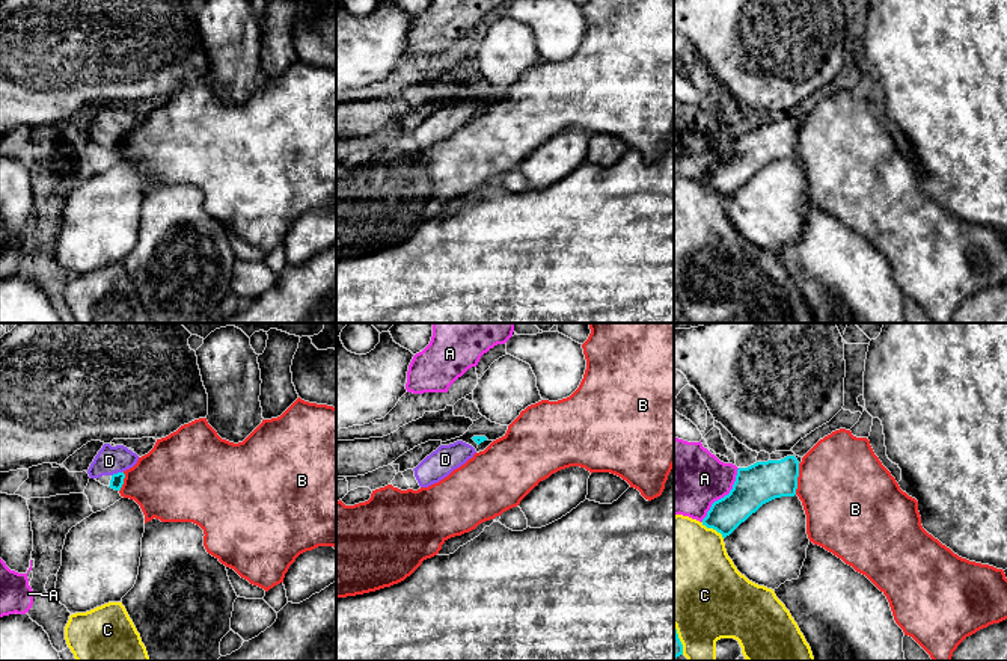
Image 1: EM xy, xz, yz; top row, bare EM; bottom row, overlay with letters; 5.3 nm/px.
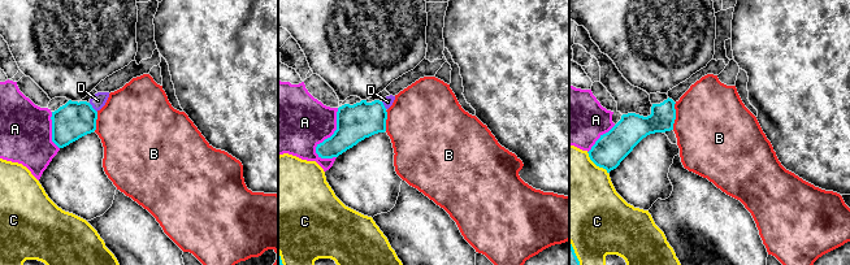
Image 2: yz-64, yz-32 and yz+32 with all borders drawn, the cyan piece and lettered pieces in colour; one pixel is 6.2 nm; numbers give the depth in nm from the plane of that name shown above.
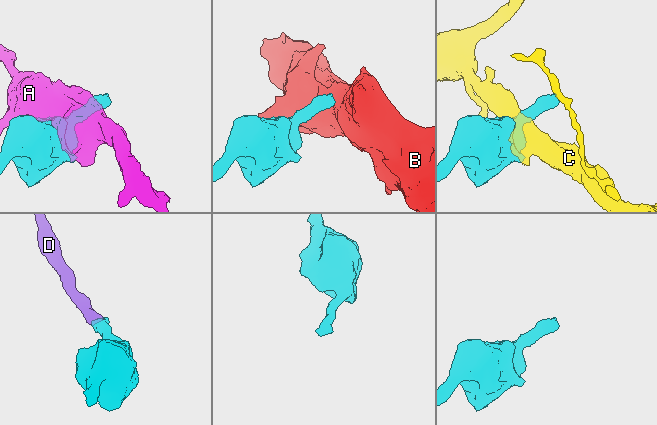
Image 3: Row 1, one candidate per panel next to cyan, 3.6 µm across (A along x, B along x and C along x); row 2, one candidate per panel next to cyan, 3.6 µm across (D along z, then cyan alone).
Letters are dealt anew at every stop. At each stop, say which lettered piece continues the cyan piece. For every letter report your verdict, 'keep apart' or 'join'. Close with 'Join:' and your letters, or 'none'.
A: keep apart
B: keep apart
C: keep apart
D: join
Join: D

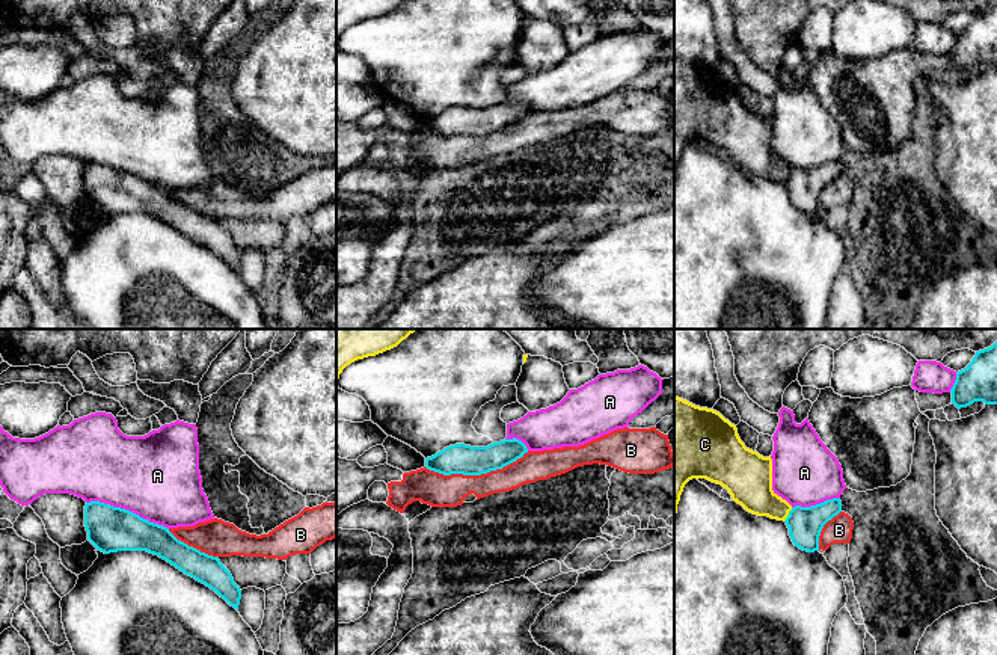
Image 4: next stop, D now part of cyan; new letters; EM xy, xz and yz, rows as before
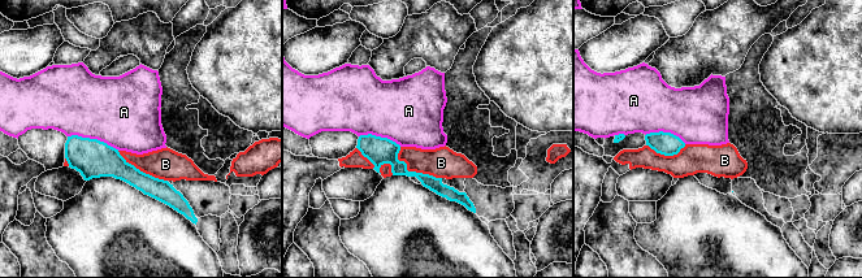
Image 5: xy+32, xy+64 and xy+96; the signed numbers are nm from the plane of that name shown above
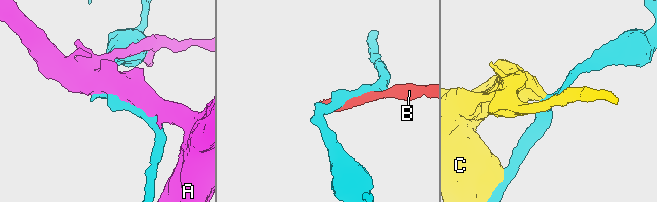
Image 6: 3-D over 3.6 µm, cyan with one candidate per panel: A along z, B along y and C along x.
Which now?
A: keep apart
B: keep apart
C: keep apart
Join: none

